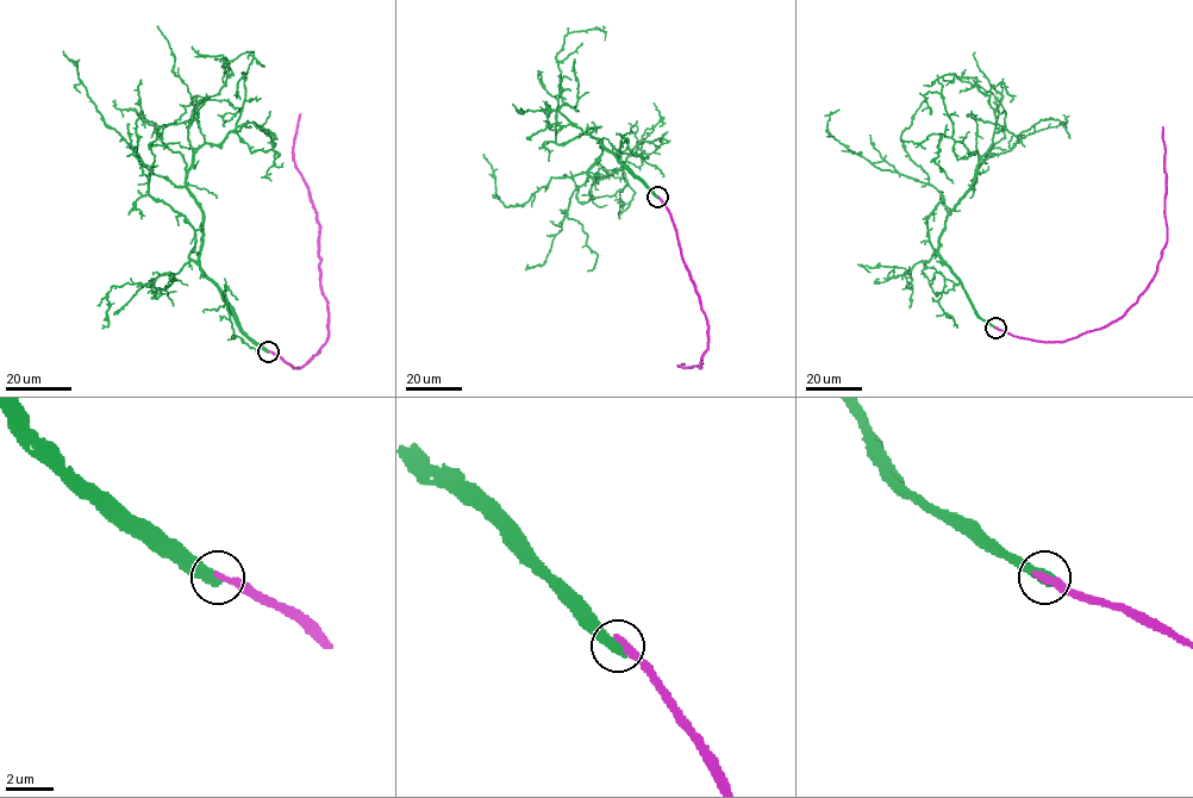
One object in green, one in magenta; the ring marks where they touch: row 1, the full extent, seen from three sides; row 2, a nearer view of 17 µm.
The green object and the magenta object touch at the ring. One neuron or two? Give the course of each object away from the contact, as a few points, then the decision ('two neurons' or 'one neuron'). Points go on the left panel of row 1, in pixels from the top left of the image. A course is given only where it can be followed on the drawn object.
green runs (268, 350), (242, 329), (199, 262), (203, 217), (186, 174), (197, 150), (235, 129), (253, 57), (214, 60); magenta runs (268, 350), (292, 367), (301, 367), (328, 336), (319, 223), (294, 160), (300, 113); two neurons

